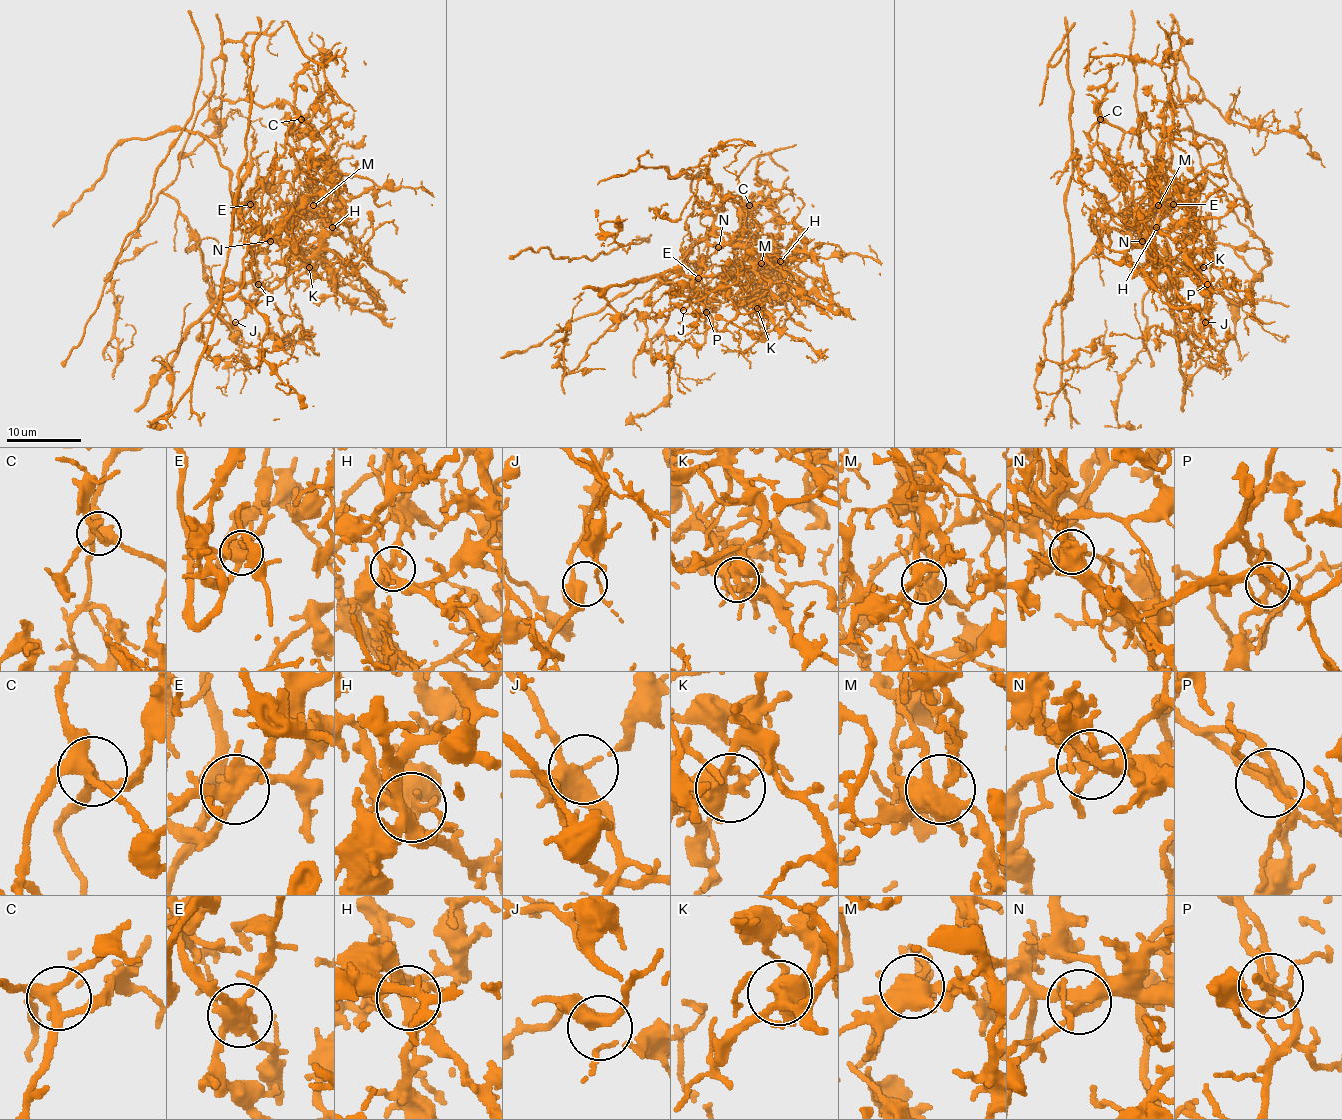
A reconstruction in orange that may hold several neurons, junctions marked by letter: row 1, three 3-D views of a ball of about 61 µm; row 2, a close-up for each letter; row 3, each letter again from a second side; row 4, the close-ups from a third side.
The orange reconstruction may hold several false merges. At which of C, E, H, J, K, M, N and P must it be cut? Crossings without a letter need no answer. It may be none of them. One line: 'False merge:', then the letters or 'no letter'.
False merge: E, K, N, P

